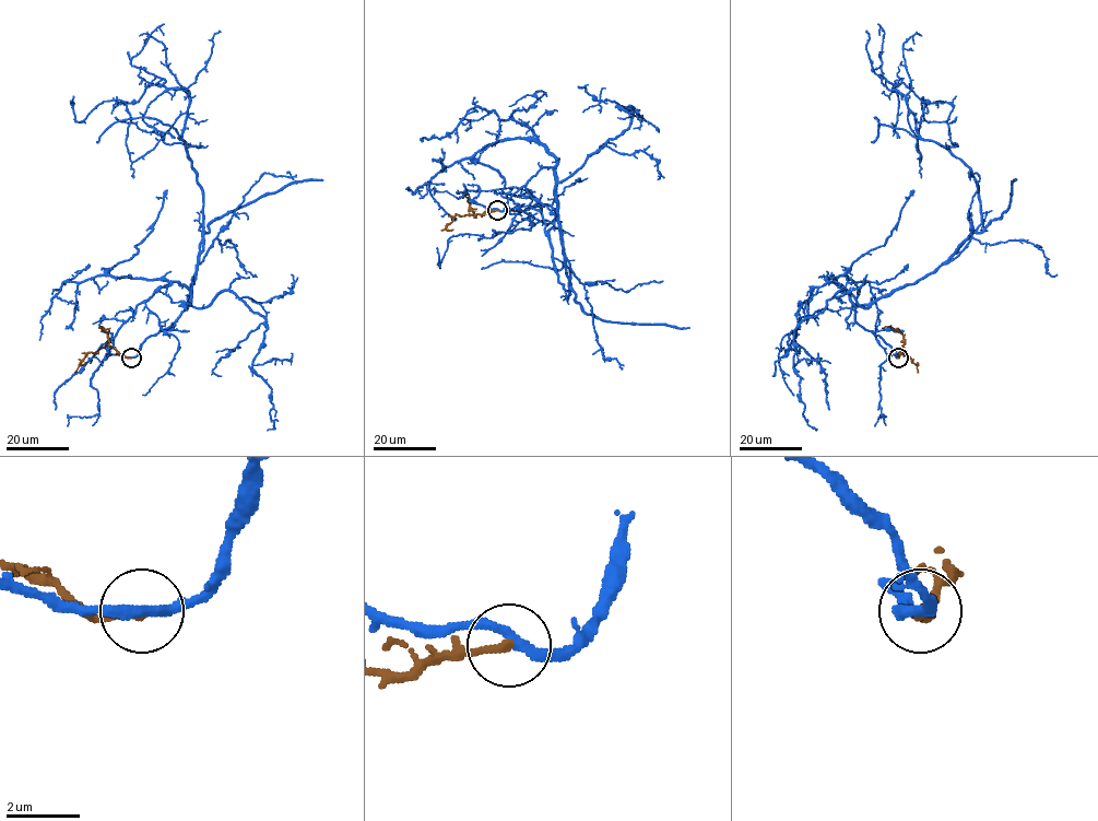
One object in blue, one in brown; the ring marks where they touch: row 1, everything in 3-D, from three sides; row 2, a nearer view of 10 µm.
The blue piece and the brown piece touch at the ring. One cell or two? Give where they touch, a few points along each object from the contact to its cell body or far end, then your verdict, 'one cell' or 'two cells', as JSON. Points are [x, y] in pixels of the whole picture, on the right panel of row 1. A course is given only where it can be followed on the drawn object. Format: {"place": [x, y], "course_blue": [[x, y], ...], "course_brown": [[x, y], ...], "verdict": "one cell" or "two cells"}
{"place": [898, 358], "course_blue": [[897, 358], [854, 308], [981, 222], [911, 113], [920, 161], [934, 102]], "course_brown": [[897, 358], [902, 346], [904, 352], [918, 373]], "verdict": "two cells"}

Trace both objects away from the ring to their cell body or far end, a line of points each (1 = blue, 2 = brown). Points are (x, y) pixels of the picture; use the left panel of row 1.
1: (131, 358), (189, 304), (202, 188), (186, 113), (132, 161), (122, 102), (82, 121), (70, 102)
2: (131, 358), (105, 346), (95, 352), (89, 352), (74, 373)

